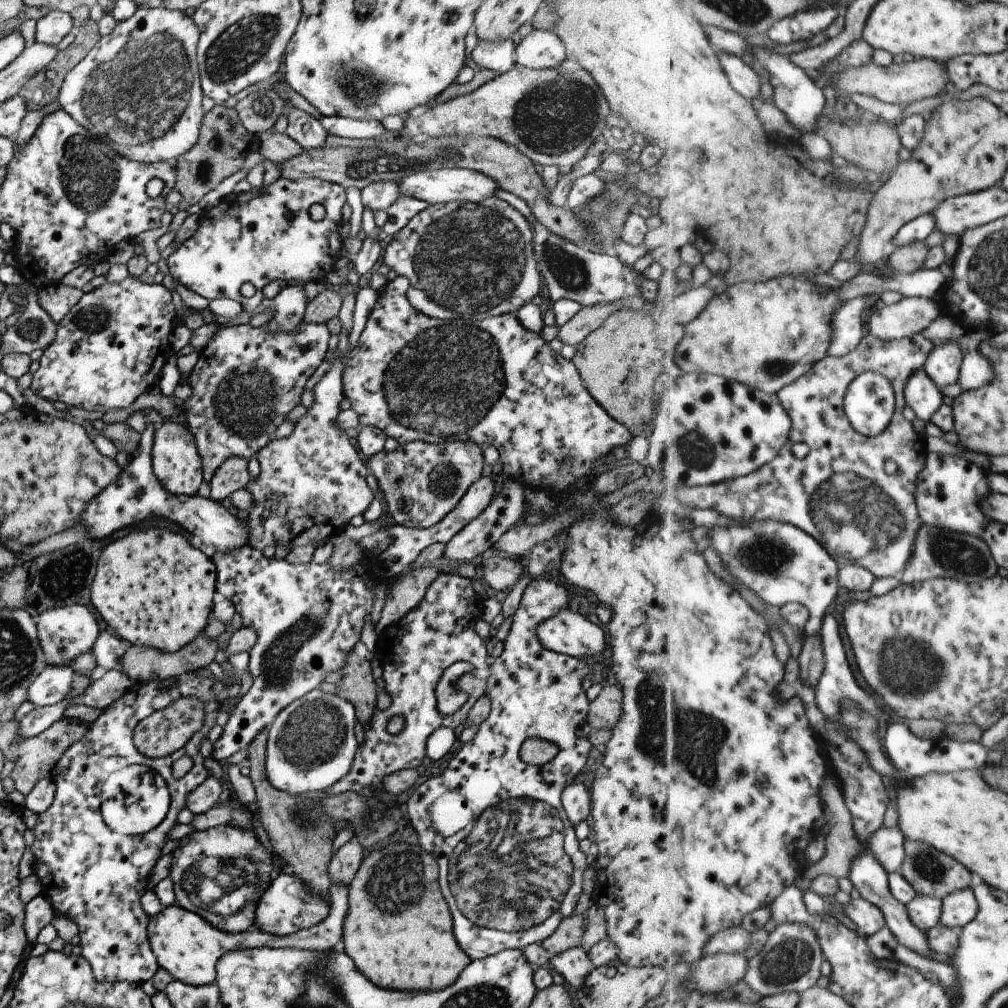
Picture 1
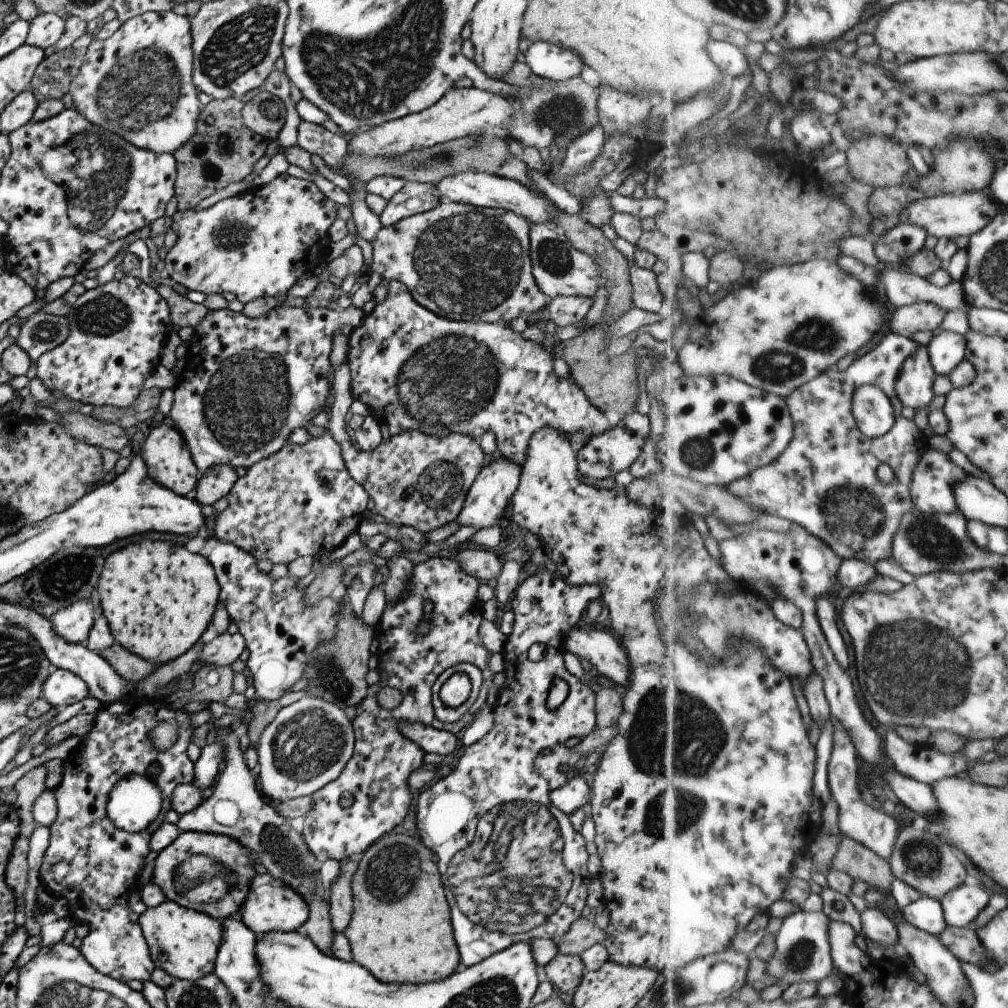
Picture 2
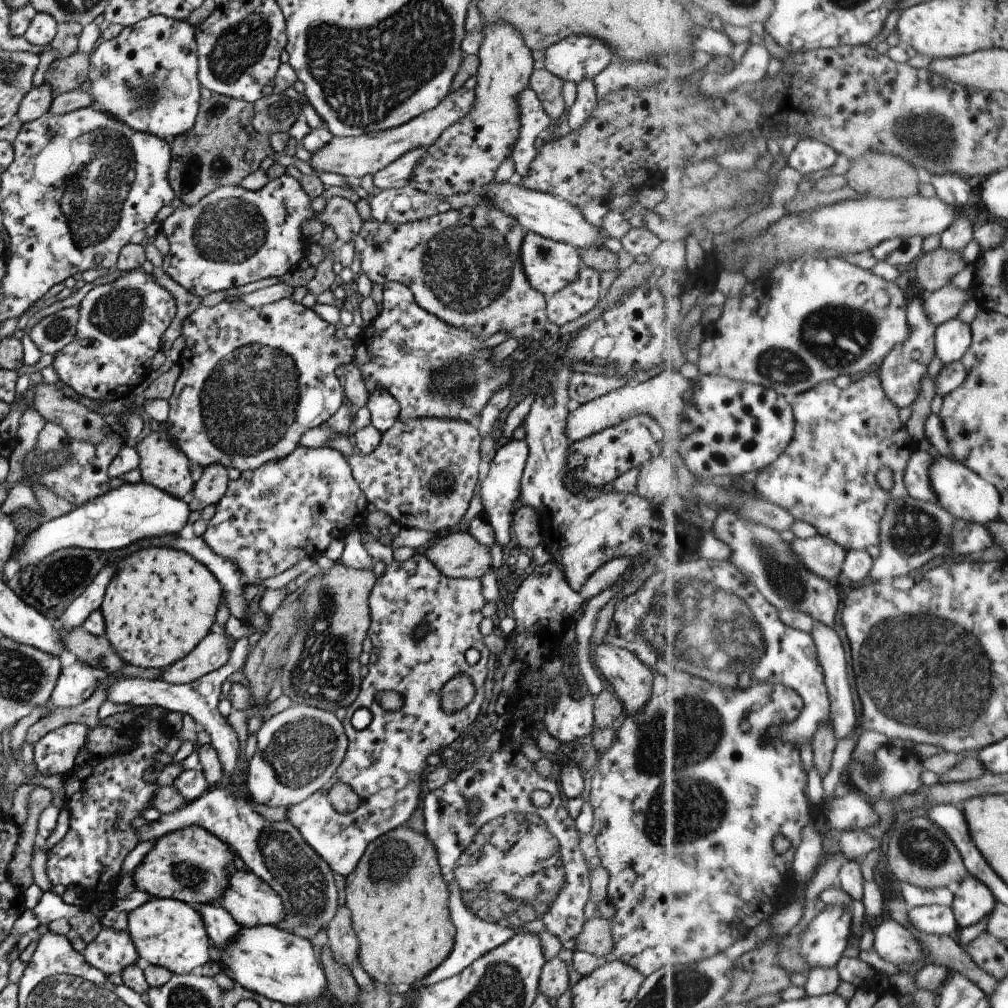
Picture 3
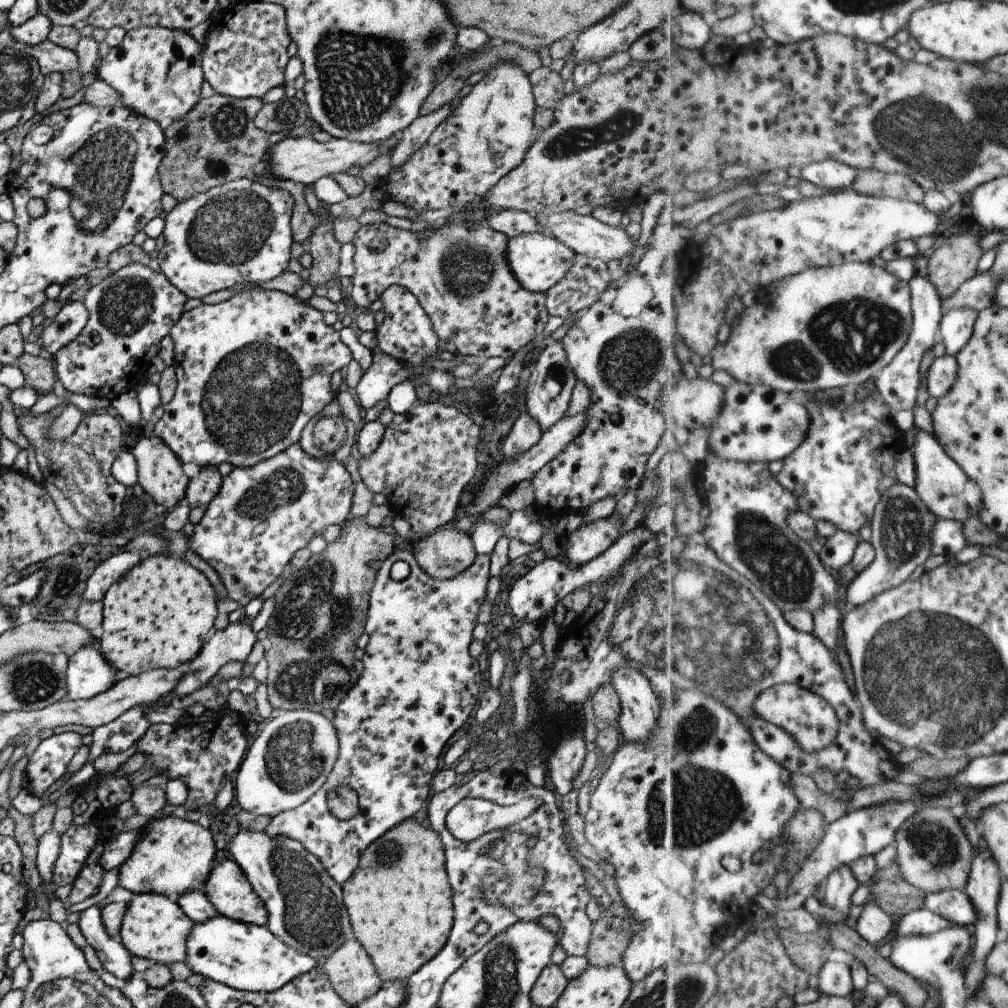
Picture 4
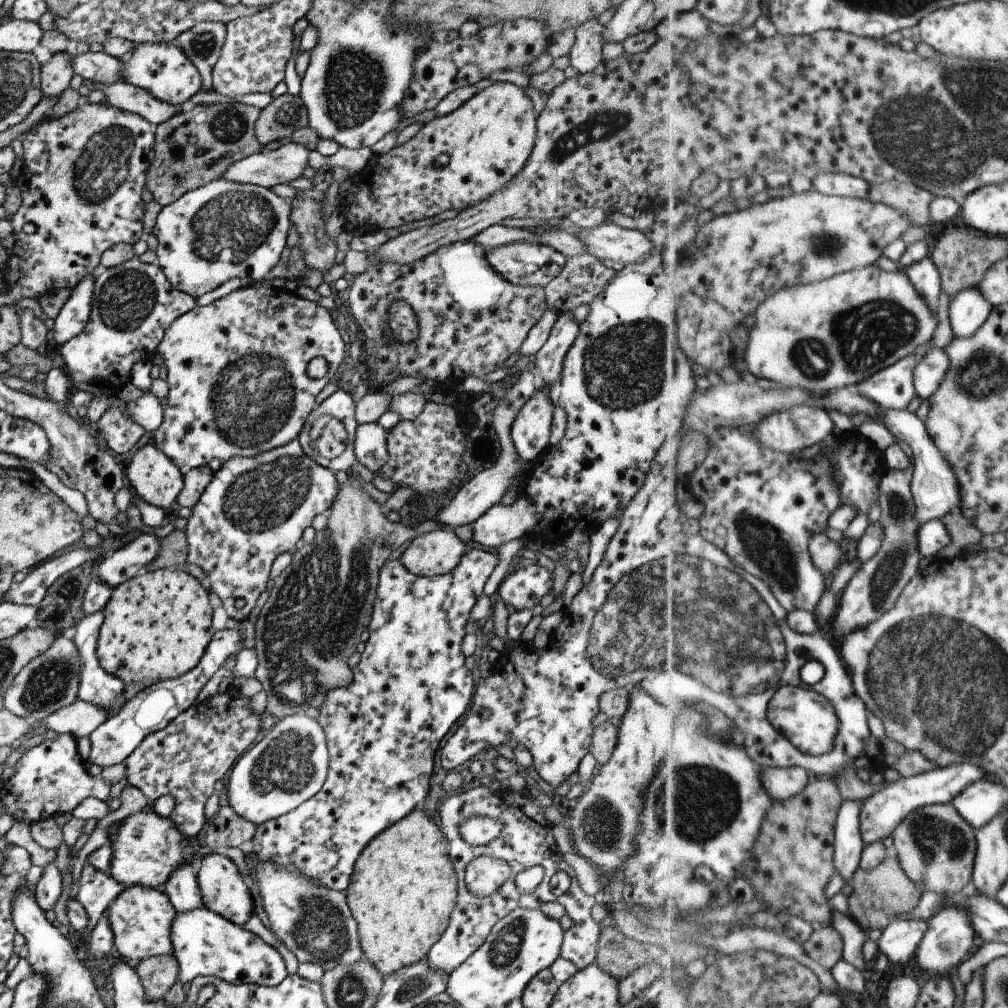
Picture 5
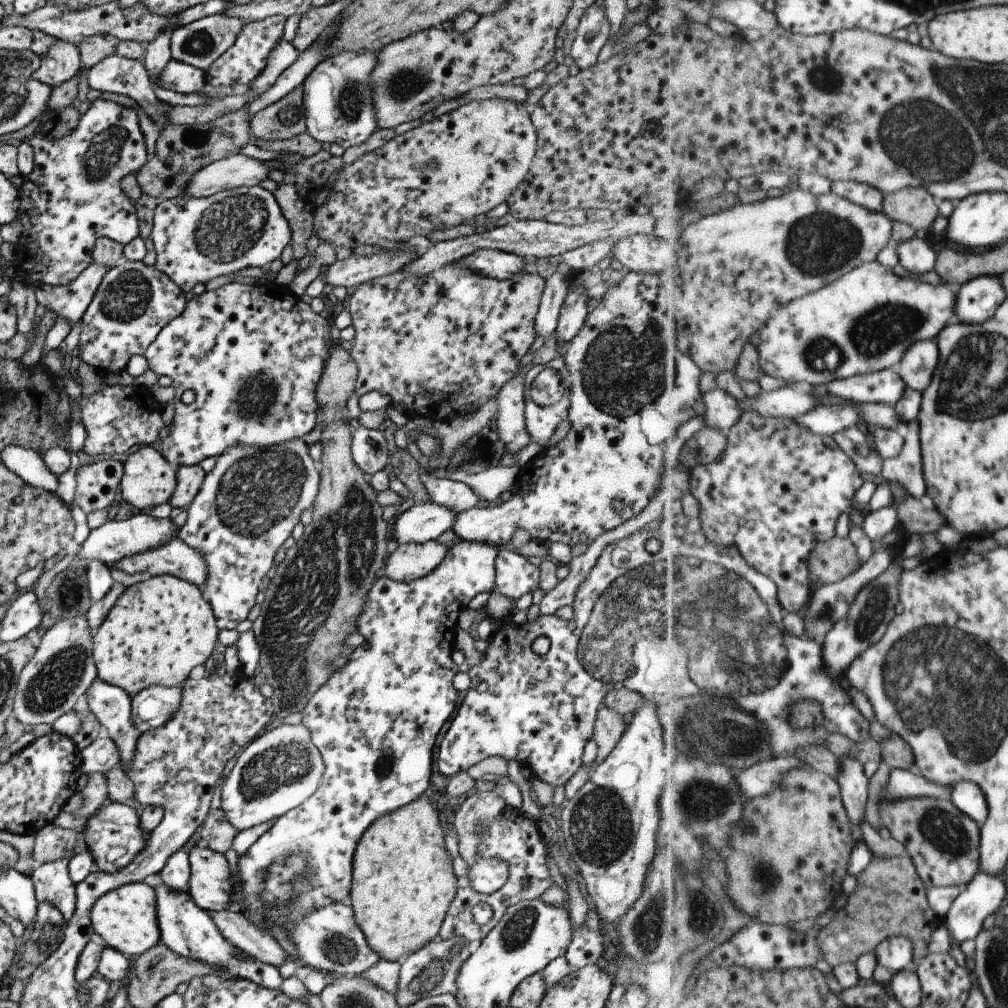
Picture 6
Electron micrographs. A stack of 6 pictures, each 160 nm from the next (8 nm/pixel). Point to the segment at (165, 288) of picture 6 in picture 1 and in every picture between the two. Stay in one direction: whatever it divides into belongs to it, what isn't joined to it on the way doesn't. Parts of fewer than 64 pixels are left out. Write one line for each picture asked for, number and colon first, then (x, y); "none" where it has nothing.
1: (110, 347)
2: (115, 330)
3: (120, 323)
4: (129, 311)
5: (132, 304)

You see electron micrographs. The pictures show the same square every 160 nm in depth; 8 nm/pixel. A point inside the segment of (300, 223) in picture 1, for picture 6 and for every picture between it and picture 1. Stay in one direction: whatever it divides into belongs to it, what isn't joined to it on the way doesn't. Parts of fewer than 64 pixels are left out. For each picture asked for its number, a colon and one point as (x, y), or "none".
2: (258, 243)
3: (232, 236)
4: (236, 232)
5: (221, 230)
6: (195, 239)

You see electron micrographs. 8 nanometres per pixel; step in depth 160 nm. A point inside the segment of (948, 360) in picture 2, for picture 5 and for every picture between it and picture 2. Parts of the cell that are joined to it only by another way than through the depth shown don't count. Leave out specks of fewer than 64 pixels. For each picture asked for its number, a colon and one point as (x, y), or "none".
3: (953, 338)
4: (957, 327)
5: (968, 311)

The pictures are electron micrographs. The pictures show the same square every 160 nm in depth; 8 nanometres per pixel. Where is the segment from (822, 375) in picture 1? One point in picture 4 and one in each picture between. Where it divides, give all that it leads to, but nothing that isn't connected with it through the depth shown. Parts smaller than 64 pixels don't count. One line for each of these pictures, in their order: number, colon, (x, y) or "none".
2: (826, 481)
3: (828, 475)
4: (839, 474)

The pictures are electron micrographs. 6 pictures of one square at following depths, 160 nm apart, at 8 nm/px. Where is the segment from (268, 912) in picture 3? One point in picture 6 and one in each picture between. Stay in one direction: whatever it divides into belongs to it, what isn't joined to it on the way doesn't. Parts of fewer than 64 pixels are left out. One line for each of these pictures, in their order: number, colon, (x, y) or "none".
4: (226, 888)
5: (222, 891)
6: (209, 884)

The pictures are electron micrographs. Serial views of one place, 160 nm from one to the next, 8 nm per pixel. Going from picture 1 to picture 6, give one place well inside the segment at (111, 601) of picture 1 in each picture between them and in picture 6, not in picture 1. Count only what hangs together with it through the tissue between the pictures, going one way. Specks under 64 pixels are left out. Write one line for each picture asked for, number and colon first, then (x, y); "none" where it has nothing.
2: (157, 598)
3: (159, 603)
4: (155, 617)
5: (156, 626)
6: (157, 630)

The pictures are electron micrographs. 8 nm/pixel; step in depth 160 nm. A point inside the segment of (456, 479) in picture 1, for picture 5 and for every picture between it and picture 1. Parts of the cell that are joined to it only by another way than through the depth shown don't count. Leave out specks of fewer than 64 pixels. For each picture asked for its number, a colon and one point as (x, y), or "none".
2: (415, 480)
3: (422, 474)
4: (427, 454)
5: (422, 454)

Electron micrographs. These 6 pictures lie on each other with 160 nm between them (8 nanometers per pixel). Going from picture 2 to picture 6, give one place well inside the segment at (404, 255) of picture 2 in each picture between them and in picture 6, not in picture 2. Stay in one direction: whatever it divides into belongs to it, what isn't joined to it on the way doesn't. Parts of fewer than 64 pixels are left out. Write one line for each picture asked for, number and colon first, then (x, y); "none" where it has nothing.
3: (463, 266)
4: (458, 273)
5: (470, 319)
6: (442, 344)

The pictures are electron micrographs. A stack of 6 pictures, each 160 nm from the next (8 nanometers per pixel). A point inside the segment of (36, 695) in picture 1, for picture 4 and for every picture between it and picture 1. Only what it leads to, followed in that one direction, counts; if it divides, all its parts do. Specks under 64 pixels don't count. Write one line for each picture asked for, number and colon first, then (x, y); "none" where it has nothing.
2: (61, 688)
3: (75, 684)
4: (87, 673)

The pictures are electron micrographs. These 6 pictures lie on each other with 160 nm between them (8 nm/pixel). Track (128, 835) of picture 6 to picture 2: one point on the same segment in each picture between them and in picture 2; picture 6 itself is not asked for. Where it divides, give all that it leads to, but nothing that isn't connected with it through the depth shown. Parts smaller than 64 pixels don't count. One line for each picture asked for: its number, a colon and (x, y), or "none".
2: (209, 873)
3: (190, 865)
4: (172, 856)
5: (145, 848)

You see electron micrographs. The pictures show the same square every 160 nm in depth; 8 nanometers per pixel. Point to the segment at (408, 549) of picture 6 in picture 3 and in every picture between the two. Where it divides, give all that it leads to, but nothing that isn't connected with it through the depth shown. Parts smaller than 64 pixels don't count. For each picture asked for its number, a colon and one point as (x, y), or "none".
3: (457, 555)
4: (445, 553)
5: (433, 553)

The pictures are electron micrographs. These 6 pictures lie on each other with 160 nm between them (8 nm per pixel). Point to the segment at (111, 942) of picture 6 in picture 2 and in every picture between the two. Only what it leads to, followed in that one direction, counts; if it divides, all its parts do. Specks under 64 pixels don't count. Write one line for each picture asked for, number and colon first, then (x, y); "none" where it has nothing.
2: (182, 942)
3: (165, 932)
4: (153, 927)
5: (139, 917)

